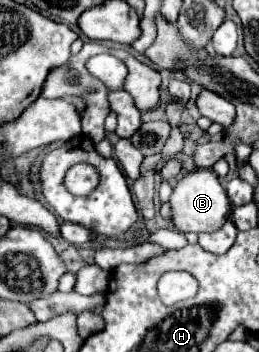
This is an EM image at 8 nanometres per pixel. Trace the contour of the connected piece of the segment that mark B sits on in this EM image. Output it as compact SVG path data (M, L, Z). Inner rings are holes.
M195 169L195 171L185 173L175 183L173 193L169 197L169 205L171 205L171 223L181 233L187 233L187 231L213 233L225 223L225 219L231 211L231 203L225 193L225 187L219 183L217 175L211 169Z

